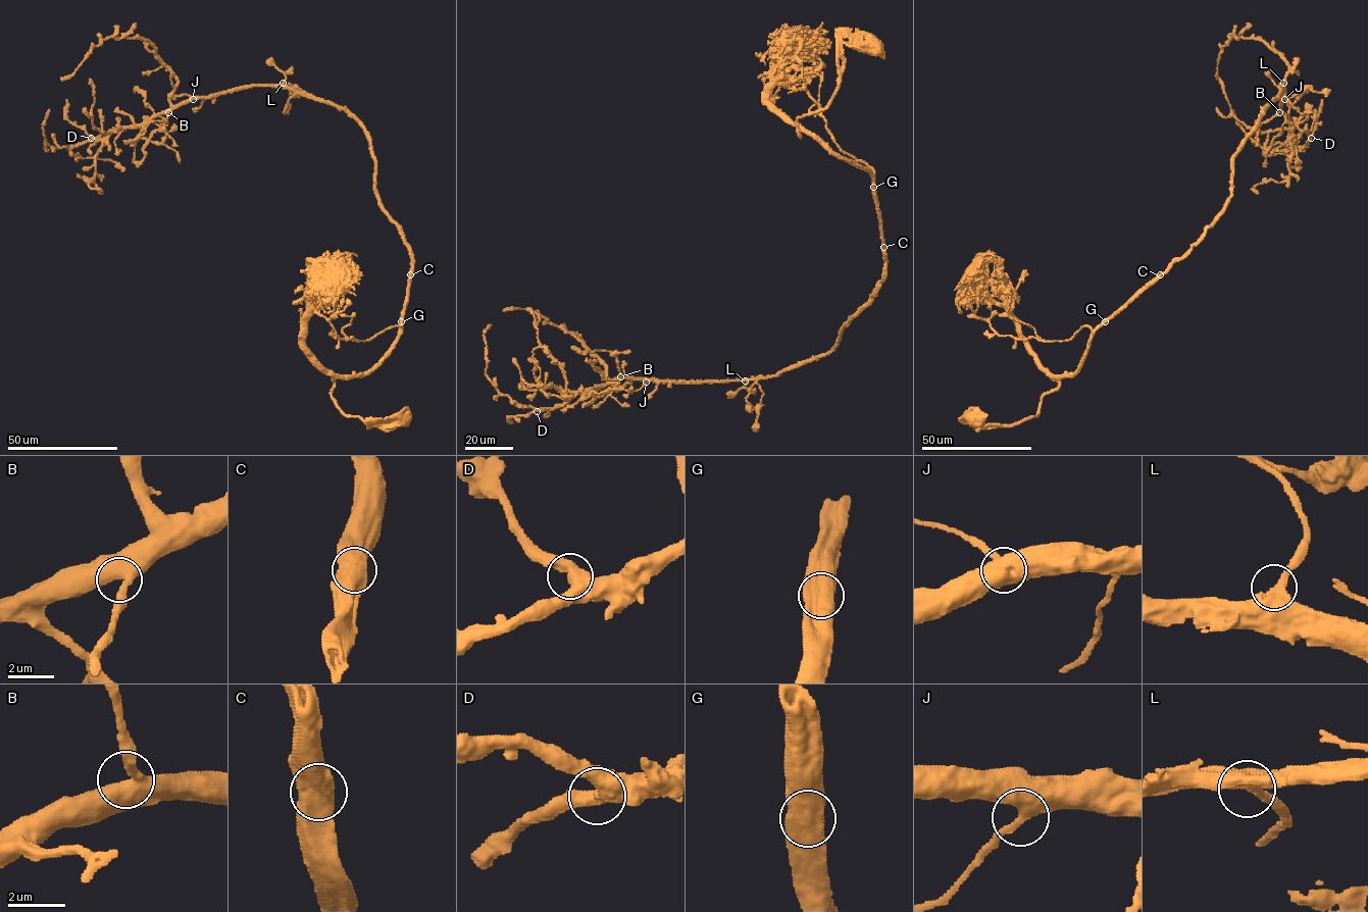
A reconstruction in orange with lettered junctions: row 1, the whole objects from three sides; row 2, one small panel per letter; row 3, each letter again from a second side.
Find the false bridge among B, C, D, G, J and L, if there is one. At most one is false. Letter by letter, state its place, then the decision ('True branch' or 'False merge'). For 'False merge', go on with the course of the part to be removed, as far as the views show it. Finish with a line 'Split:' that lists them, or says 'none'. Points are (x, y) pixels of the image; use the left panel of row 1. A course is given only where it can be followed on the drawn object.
B: Place: (168, 112). True branch
C: Place: (410, 274). True branch
D: Place: (91, 138). True branch
G: Place: (401, 321). True branch
J: Place: (193, 99). True branch
L: Place: (283, 83). True branch
Split: none

